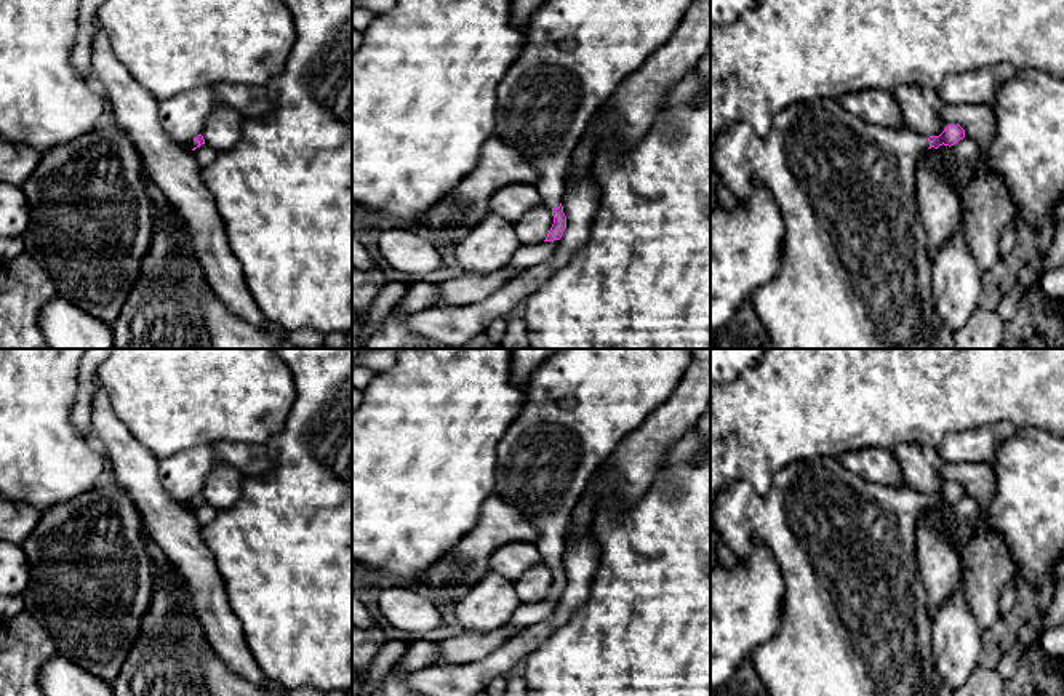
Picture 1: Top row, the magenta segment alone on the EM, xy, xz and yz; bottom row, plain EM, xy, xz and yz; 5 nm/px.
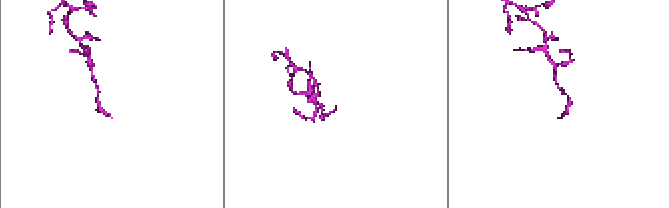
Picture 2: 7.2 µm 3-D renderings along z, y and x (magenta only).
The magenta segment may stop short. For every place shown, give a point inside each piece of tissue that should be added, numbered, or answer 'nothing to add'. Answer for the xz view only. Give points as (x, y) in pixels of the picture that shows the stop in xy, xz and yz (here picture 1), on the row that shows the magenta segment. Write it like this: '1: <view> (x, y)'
1: xz (549, 93)

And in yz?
1: yz (856, 274)

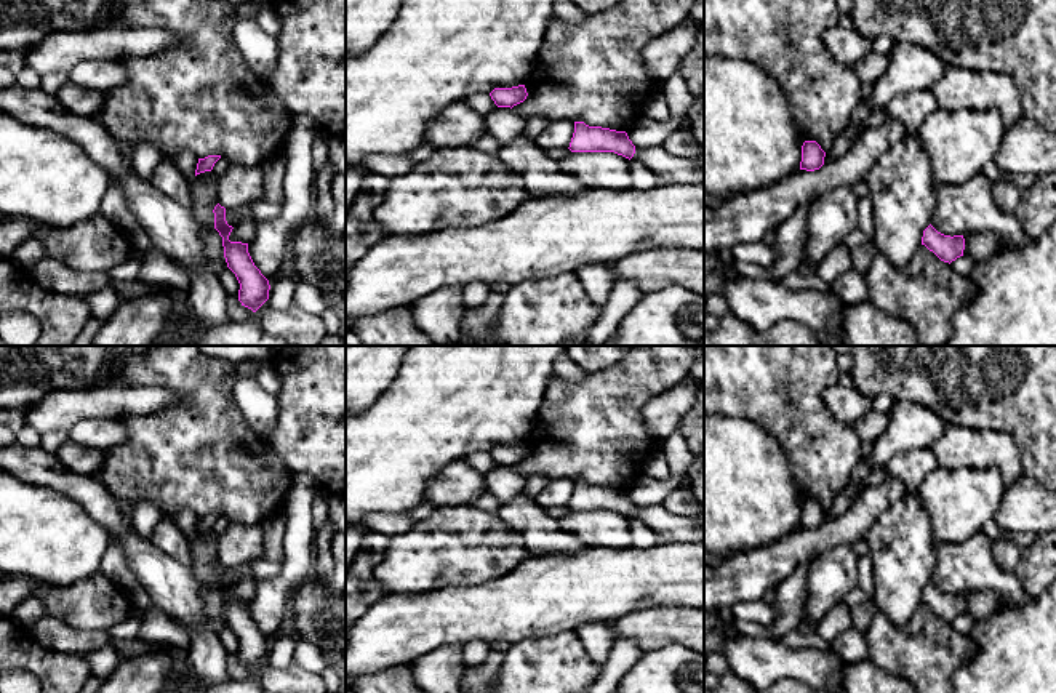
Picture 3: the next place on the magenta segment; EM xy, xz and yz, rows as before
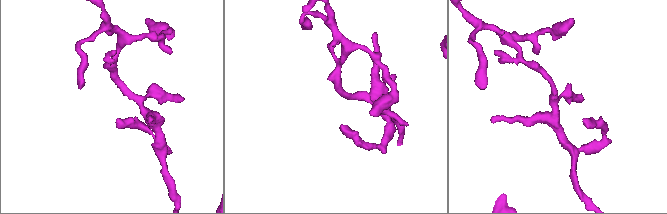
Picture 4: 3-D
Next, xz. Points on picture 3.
nothing to add

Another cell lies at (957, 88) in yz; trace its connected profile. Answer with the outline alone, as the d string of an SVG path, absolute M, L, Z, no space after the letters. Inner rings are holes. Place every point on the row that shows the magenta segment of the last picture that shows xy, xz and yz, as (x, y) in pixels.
M946 66L931 88L938 109L997 109L1005 125L1022 117L1022 94L1006 74Z

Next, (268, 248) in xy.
M294 115L282 154L286 158L285 202L282 213L256 222L256 232L248 243L254 266L270 282L282 270L293 234L314 216L315 173L310 146L318 128L307 115Z

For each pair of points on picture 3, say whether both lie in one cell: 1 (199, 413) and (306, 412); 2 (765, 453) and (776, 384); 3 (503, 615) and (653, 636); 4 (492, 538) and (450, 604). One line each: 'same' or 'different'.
1: different
2: different
3: different
4: different

